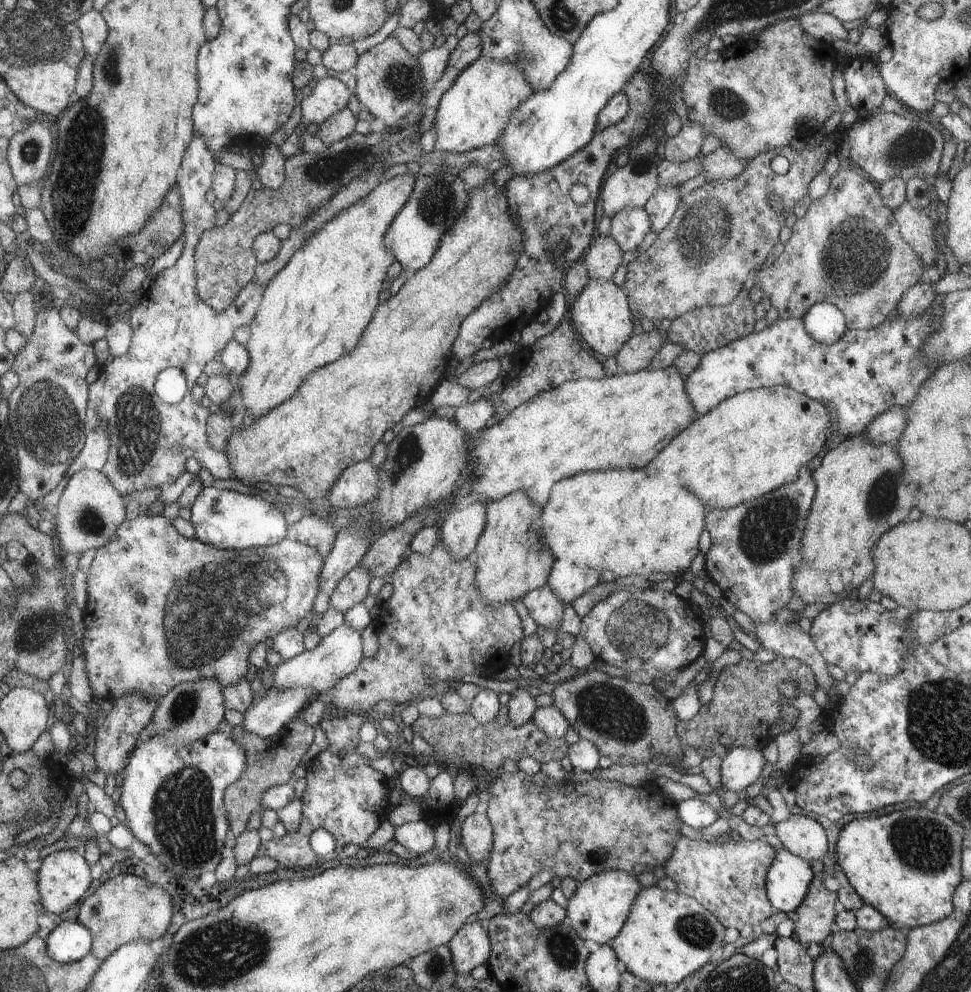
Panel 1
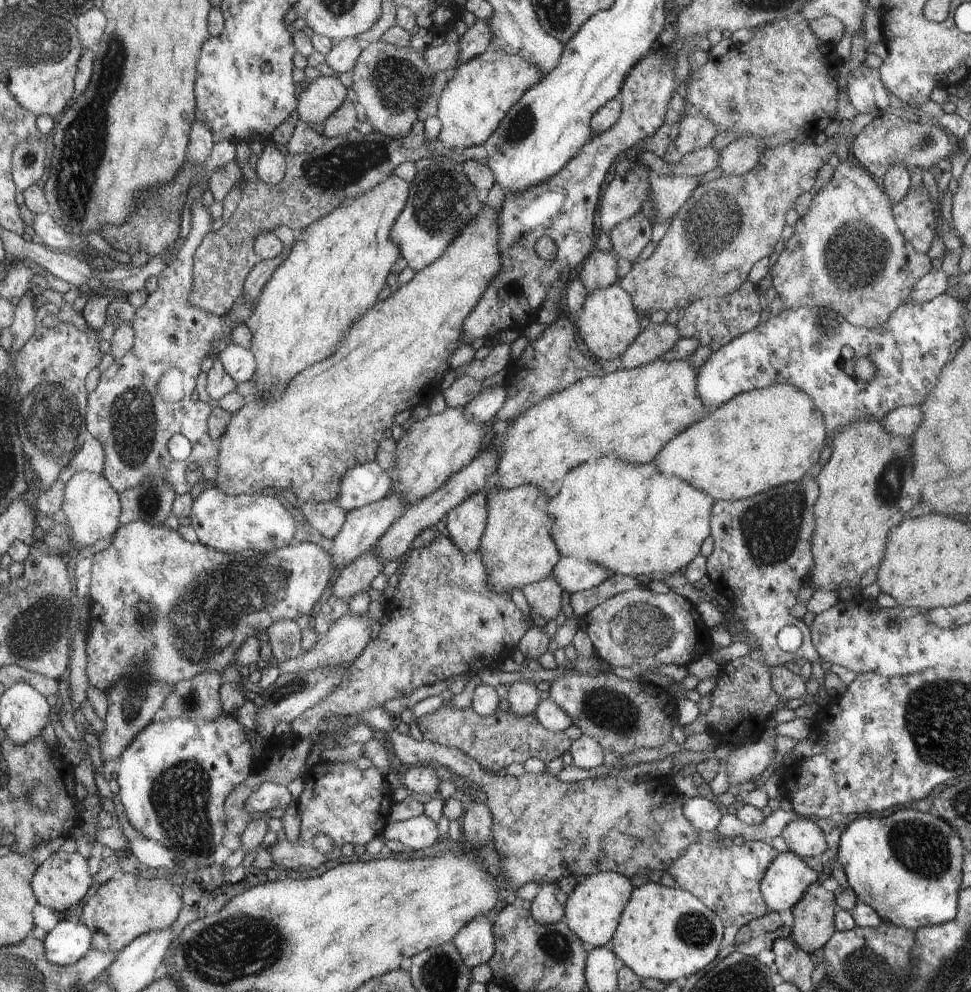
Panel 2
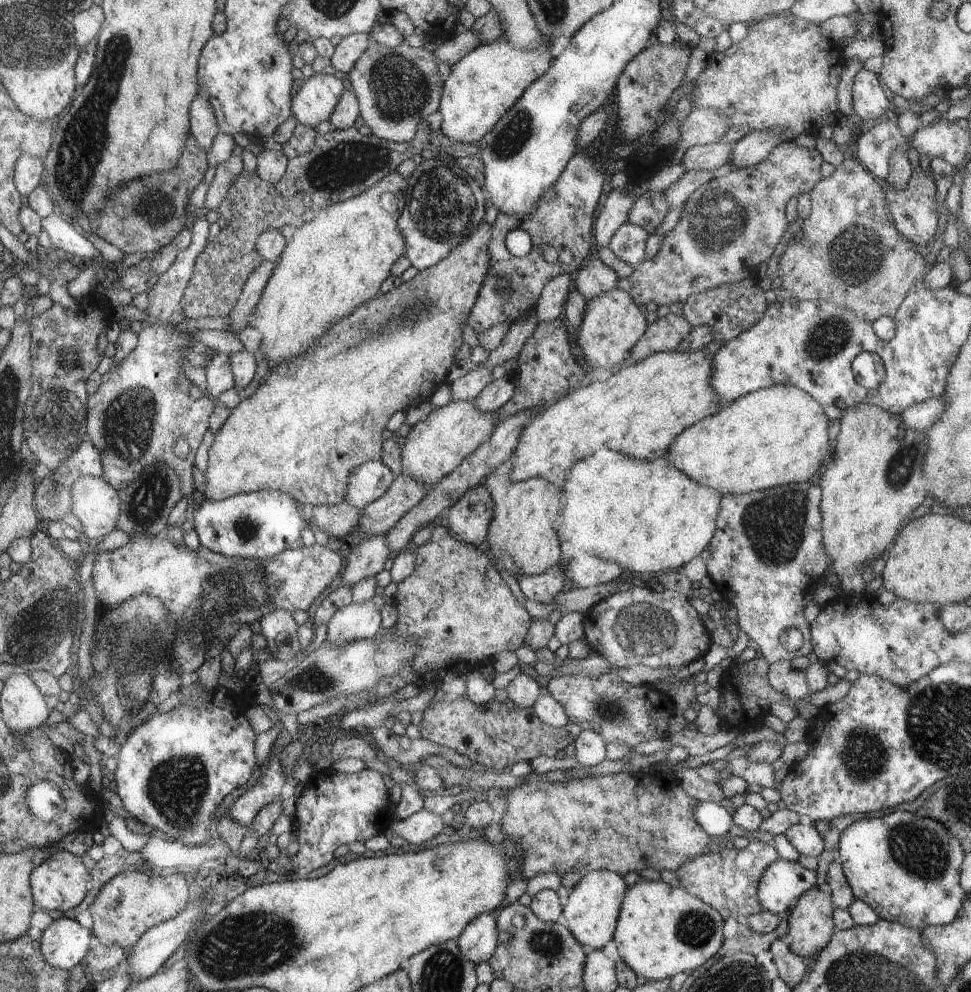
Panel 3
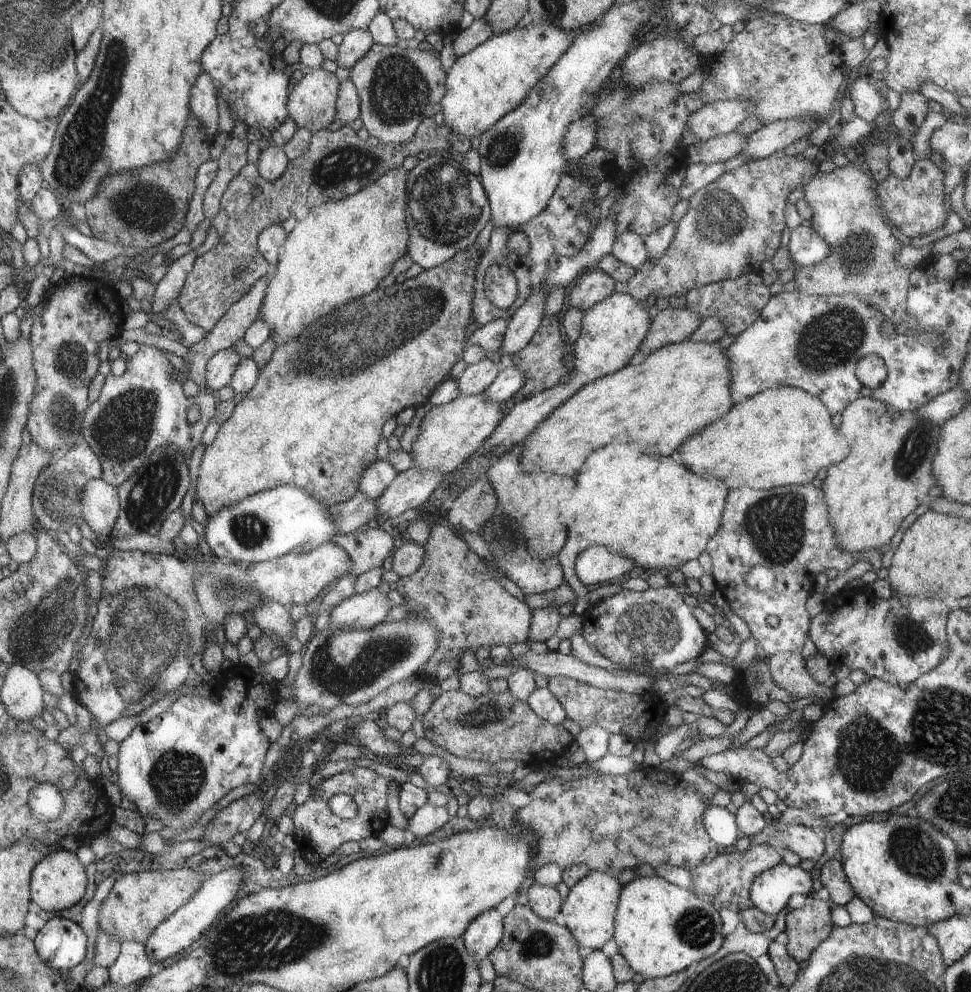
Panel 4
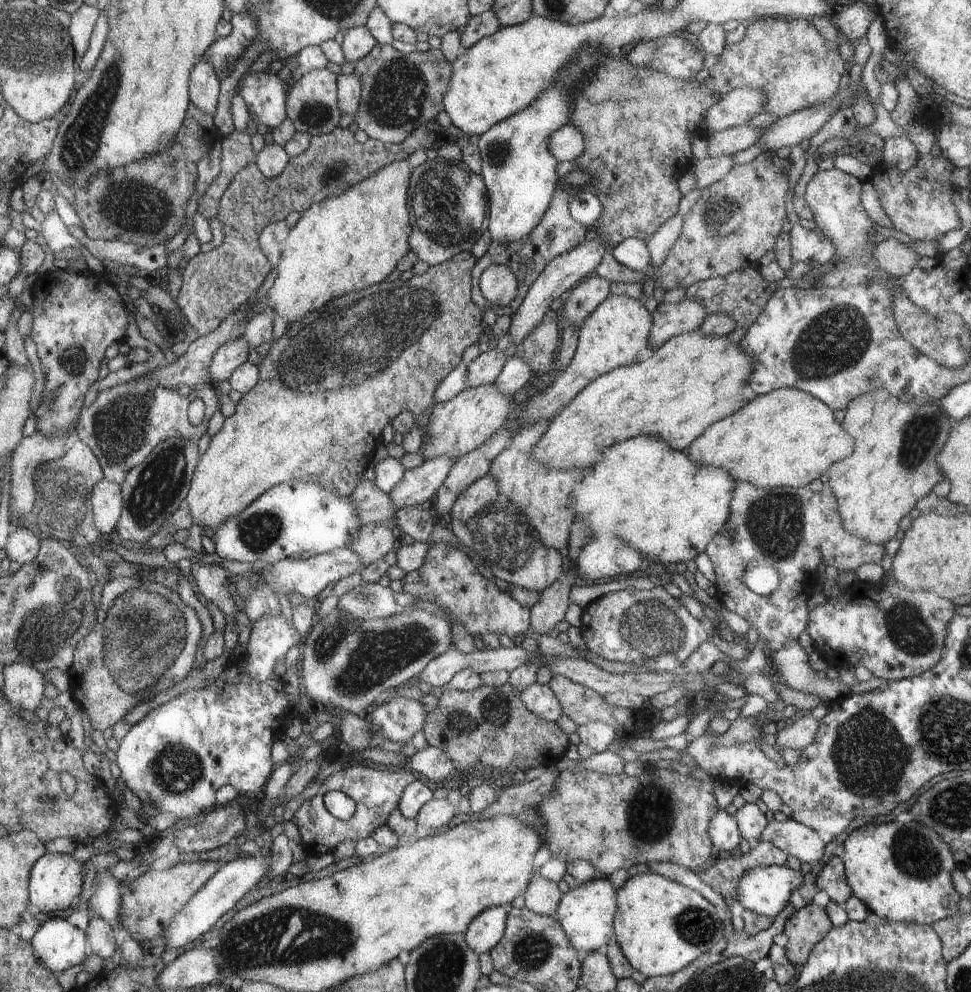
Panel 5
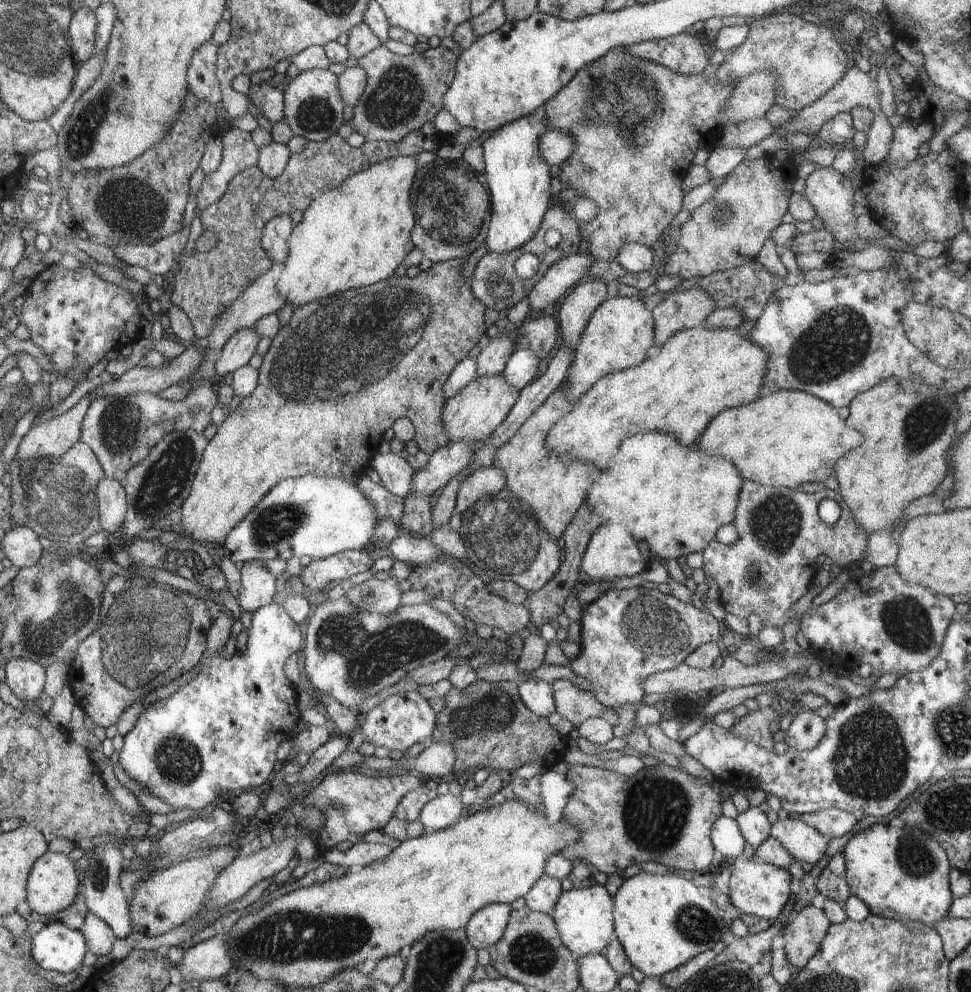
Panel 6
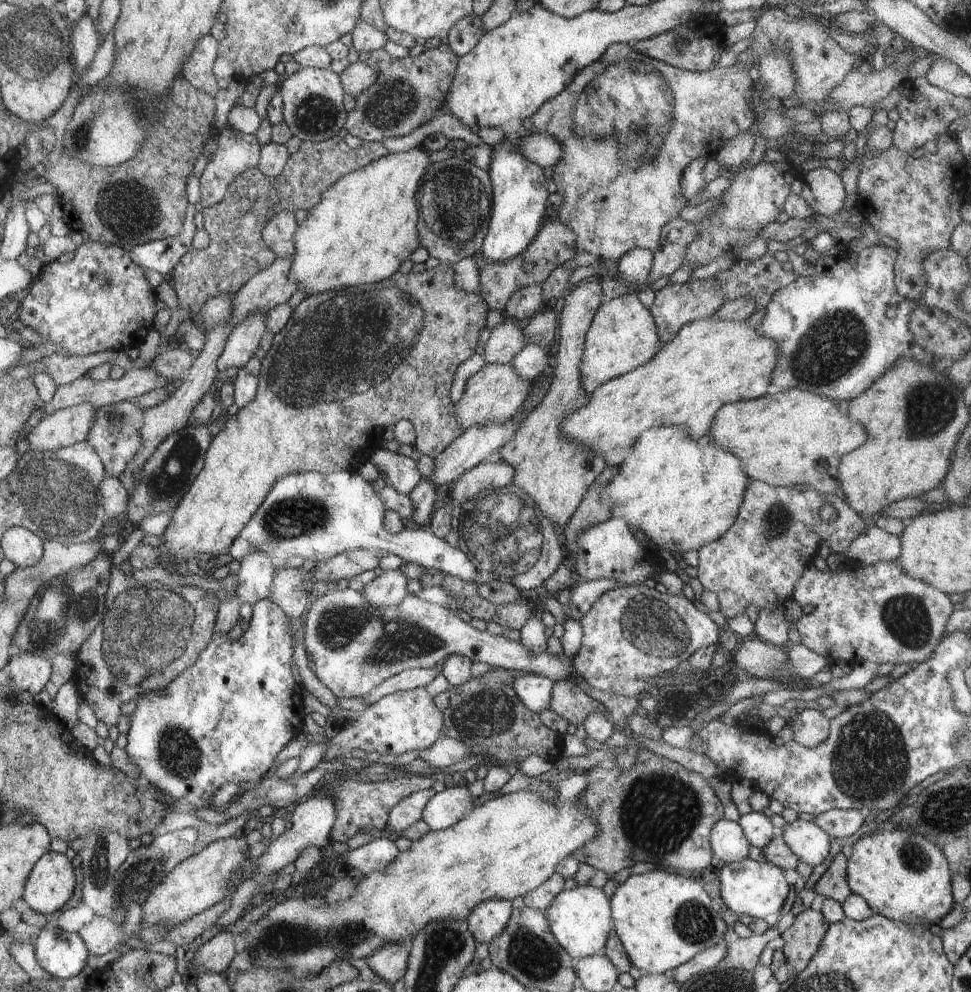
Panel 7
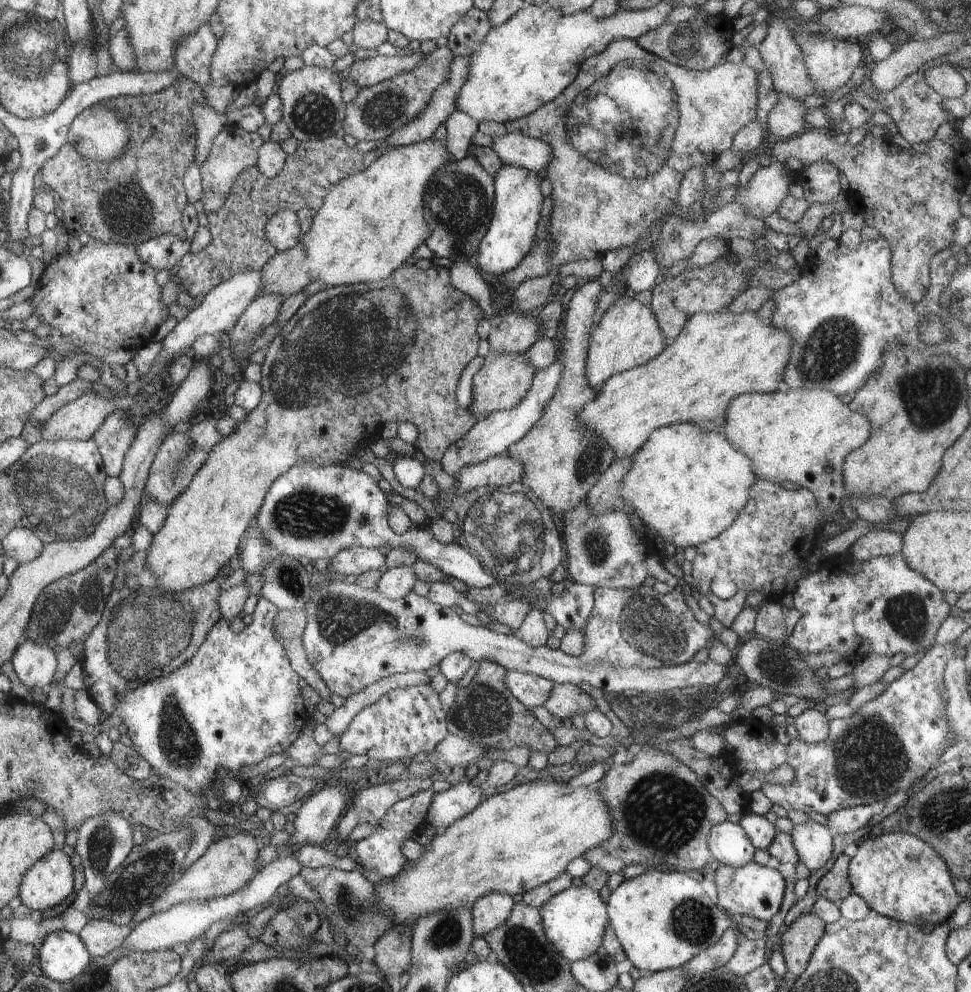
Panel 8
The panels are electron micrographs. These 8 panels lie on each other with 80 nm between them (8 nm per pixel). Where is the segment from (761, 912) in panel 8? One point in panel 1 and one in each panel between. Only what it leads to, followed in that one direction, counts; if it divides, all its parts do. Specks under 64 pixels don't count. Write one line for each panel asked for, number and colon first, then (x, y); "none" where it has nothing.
1: (788, 879)
2: (786, 879)
3: (783, 881)
4: (770, 891)
5: (766, 890)
6: (759, 889)
7: (751, 888)

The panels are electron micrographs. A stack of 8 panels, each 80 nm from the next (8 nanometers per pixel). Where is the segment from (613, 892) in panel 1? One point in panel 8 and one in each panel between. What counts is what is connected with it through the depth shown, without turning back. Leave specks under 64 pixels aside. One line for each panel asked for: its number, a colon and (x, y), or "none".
2: (594, 908)
3: (594, 905)
4: (591, 903)
5: (586, 912)
6: (583, 915)
7: (580, 919)
8: (575, 920)

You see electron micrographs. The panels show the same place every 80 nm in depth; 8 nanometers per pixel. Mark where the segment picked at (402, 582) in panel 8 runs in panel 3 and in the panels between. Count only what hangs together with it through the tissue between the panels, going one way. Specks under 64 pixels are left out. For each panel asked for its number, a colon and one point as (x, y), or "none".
3: (354, 622)
4: (362, 610)
5: (366, 601)
6: (377, 596)
7: (390, 589)

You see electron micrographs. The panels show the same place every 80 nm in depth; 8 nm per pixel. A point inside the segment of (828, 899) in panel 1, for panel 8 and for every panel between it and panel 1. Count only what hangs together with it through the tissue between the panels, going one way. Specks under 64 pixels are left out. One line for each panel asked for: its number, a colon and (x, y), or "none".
2: (813, 924)
3: (810, 923)
4: (806, 927)
5: (808, 925)
6: (804, 935)
7: (801, 940)
8: (801, 938)

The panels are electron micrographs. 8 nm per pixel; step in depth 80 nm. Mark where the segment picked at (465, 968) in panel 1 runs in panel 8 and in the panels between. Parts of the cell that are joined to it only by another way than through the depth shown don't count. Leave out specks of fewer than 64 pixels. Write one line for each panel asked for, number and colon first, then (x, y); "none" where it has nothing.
2: (475, 942)
3: (477, 943)
4: (484, 934)
5: (484, 933)
6: (488, 926)
7: (491, 917)
8: (491, 911)

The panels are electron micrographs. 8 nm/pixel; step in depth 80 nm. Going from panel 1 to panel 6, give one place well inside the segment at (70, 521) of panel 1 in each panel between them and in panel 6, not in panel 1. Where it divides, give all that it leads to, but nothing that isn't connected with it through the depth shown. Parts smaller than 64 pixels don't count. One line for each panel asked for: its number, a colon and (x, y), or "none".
2: (92, 506)
3: (96, 503)
4: (101, 506)
5: (106, 499)
6: (114, 502)

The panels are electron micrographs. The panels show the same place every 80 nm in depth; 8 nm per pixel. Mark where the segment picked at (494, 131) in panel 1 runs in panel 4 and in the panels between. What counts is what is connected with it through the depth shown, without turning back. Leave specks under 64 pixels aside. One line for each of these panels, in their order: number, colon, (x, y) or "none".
2: (473, 102)
3: (483, 85)
4: (490, 81)

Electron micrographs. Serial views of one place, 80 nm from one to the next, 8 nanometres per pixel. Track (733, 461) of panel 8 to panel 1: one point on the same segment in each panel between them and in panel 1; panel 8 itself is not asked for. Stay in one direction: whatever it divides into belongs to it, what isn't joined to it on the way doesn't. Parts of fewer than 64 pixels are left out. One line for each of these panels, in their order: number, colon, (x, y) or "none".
1: (623, 522)
2: (630, 519)
3: (646, 516)
4: (660, 514)
5: (671, 514)
6: (673, 497)
7: (682, 493)

